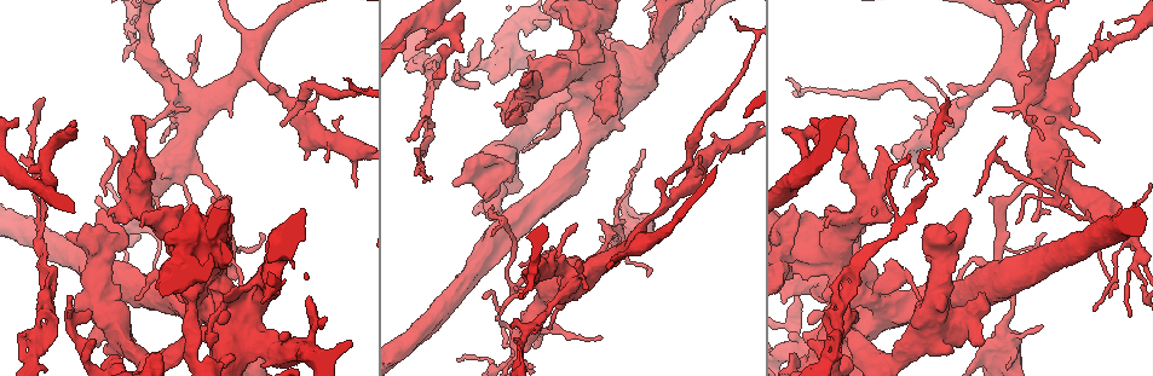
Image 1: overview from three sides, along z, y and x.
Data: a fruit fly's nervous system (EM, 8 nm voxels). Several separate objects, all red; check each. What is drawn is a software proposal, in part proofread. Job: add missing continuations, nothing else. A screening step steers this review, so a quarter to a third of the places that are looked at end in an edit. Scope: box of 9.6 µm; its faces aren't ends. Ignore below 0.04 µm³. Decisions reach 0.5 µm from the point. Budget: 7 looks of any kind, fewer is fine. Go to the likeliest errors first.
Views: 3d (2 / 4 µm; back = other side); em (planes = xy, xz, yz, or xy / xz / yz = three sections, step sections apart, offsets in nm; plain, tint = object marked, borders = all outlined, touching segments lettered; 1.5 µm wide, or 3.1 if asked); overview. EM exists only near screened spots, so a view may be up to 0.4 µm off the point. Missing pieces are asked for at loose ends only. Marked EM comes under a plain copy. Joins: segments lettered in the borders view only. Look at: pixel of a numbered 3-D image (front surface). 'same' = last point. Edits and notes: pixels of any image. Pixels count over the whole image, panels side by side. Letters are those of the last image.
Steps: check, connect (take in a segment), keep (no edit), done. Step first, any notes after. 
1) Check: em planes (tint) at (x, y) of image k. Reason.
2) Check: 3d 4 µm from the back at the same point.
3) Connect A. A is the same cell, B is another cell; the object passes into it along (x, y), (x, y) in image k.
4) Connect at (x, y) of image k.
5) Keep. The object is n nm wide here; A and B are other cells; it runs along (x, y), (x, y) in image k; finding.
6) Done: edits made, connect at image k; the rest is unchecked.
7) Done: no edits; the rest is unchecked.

Check: 3d 2 µm at (846, 268) of image 1. An open end.

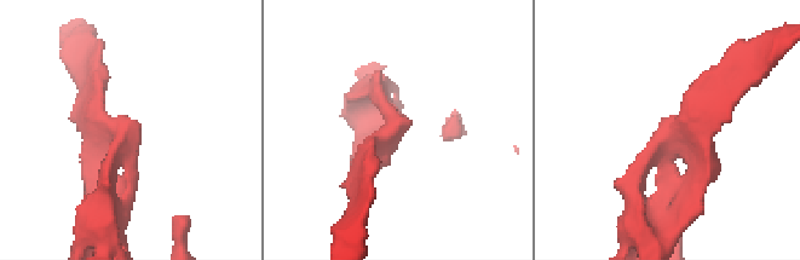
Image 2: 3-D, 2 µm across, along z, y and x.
Check: em planes (tint) at (410, 121) of image 2. Need the tissue.

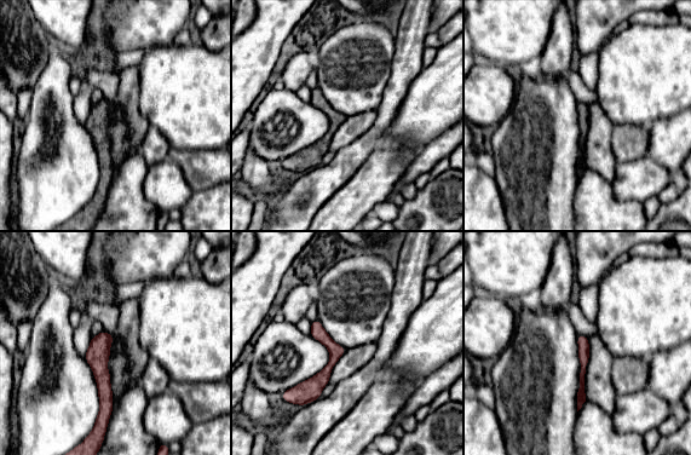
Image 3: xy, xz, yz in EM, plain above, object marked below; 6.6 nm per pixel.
Check: em planes (borders) at the same point. See the neighbours.

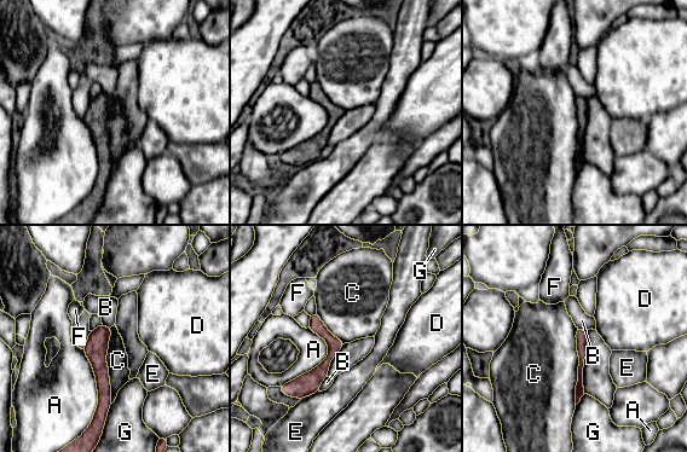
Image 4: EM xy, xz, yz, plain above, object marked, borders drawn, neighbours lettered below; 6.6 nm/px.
Keep. A, B, C, D, E, F and G are other cells; no lettered segment goes on from it.

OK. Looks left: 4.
Check: 3d 4 µm at (409, 139) of image 1. Tapers out.

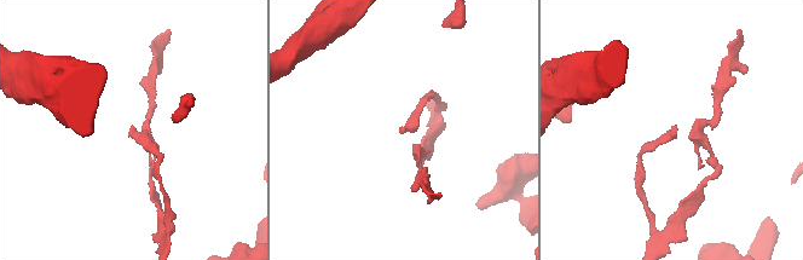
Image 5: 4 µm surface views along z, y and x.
Check: em xy step 4 (tint) at (674, 129) of image 5.

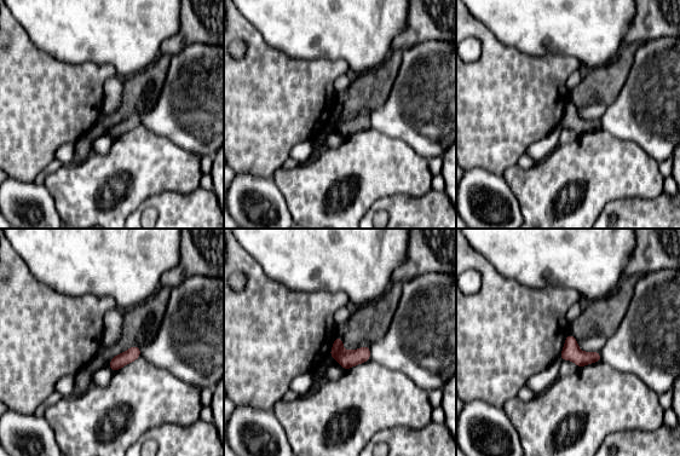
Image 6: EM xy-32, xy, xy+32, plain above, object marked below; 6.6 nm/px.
Check: em planes (borders) at the same point. Cut it another way.

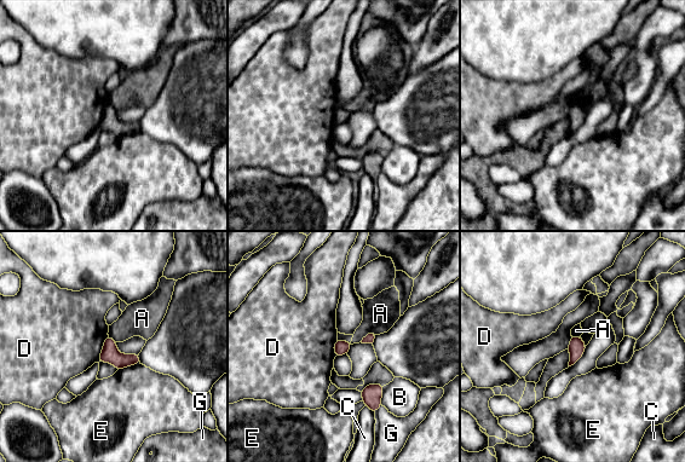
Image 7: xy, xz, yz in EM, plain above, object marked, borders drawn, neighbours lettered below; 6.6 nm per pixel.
Keep. The longest contact is with D, 200 nm; A, B, C, D, E and G are other cells; a border runs along (376, 333), (369, 331), (360, 341) in image 7; no lettered segment goes on from it.

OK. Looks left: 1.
Done: no edits; the rest is unchecked.

